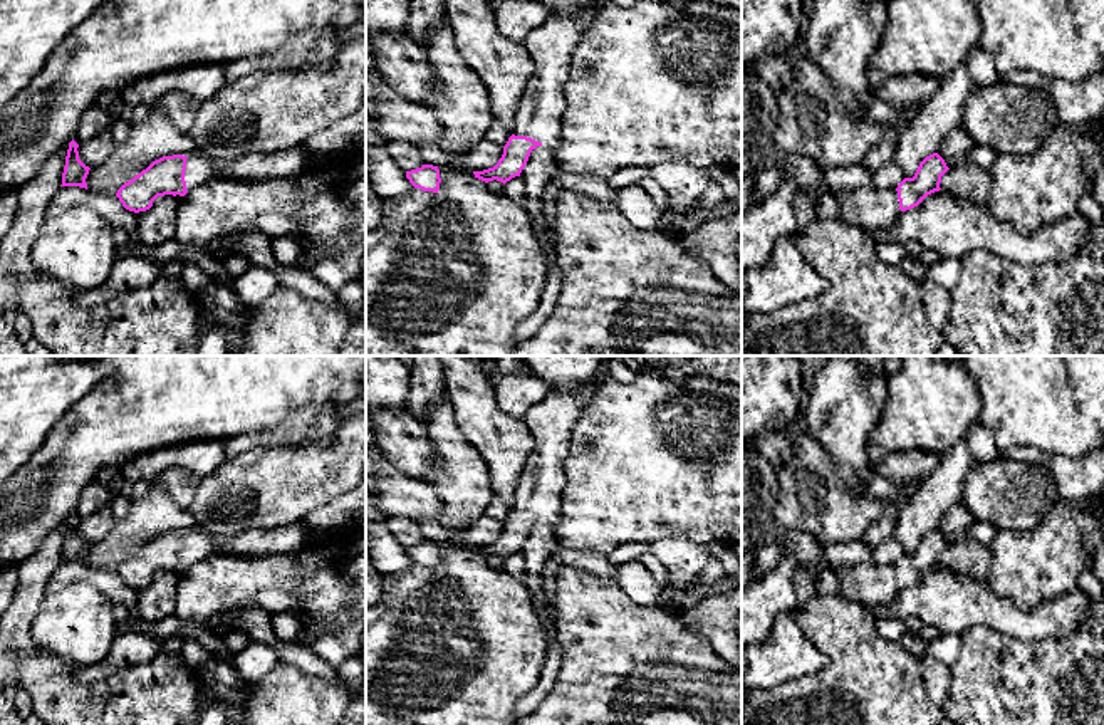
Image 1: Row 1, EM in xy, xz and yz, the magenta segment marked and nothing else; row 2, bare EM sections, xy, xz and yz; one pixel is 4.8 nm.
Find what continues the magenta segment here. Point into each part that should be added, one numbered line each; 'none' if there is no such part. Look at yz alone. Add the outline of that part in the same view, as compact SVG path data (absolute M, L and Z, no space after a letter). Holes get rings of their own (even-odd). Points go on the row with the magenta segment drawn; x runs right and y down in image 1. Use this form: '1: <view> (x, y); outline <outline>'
1: yz (871, 210); outline M824 188L820 191L797 195L795 233L804 232L812 223L822 222L815 211L815 205L825 195L834 195L842 203L842 213L837 222L857 227L864 232L884 232L901 215L896 188L857 188L849 191L831 191Z

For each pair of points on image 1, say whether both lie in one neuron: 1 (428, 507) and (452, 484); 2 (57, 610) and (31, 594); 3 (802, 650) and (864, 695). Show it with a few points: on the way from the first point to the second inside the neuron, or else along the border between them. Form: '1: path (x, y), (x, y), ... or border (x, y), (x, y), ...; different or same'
1: border (425, 482), (440, 500), (442, 512), (438, 517); different
2: border (44, 598), (31, 628), (32, 640); different
3: border (804, 633), (828, 657), (828, 663), (787, 682); different

